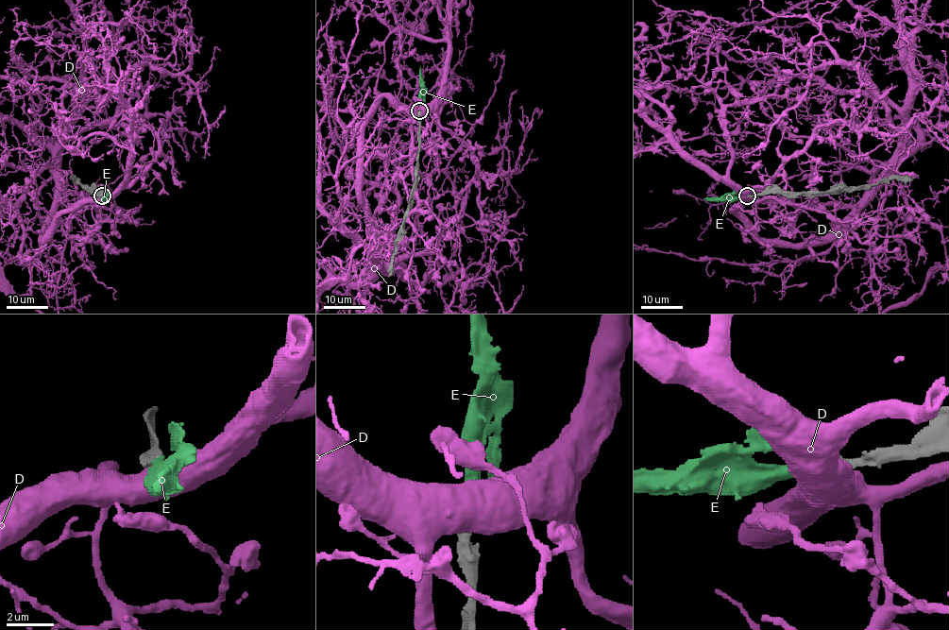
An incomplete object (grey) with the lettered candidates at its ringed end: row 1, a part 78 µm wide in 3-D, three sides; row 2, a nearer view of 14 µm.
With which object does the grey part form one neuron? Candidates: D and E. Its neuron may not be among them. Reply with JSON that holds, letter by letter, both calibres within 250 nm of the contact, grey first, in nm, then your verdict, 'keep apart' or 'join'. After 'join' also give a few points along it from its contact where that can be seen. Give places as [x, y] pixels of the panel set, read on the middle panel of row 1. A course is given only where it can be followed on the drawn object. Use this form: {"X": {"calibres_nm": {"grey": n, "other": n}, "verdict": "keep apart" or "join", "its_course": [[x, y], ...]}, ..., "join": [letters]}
{"D": {"calibres_nm": {"grey": 480, "other": 750}, "verdict": "keep apart"}, "E": {"calibres_nm": {"grey": 400, "other": 360}, "verdict": "join"}, "join": ["E"]}

